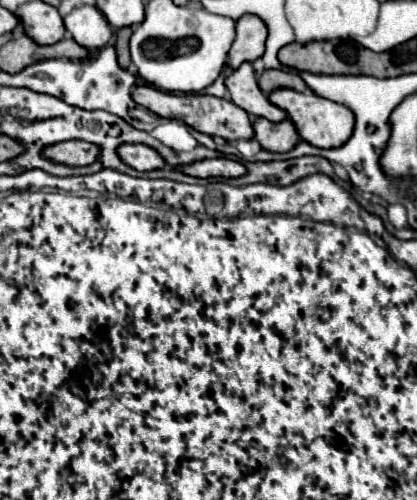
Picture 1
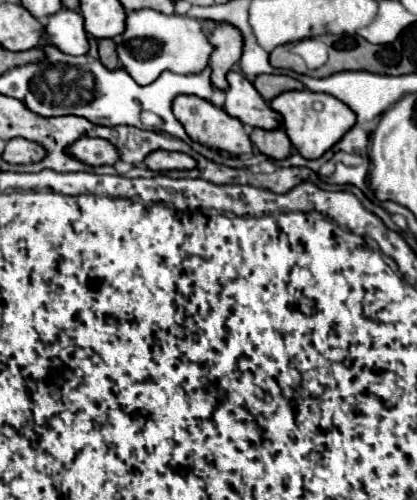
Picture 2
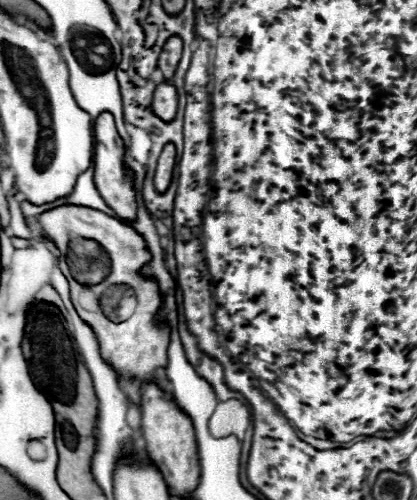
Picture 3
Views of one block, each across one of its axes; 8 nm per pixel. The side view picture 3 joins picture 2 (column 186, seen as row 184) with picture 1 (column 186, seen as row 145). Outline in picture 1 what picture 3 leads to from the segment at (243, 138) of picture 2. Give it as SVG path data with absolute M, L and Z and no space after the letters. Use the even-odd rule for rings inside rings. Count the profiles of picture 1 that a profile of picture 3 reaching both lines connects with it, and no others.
M136 86L132 90L132 98L140 106L152 110L154 114L158 114L162 118L182 120L184 124L188 124L208 136L220 136L224 140L238 140L238 138L248 140L254 136L248 112L244 112L242 108L232 104L232 100L226 100L226 98L216 98L216 96L208 96L208 94L170 94L170 92L156 90L152 86Z

